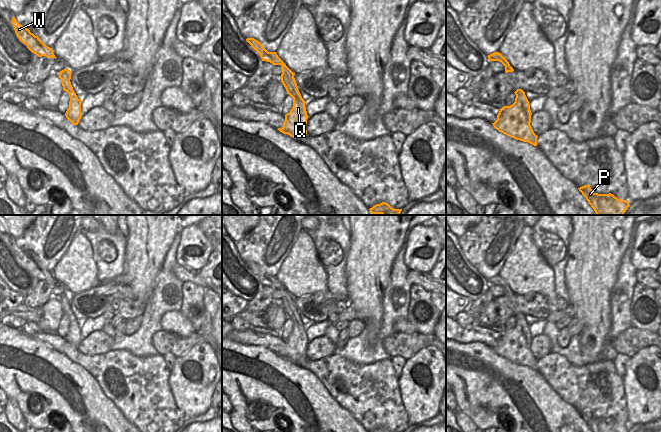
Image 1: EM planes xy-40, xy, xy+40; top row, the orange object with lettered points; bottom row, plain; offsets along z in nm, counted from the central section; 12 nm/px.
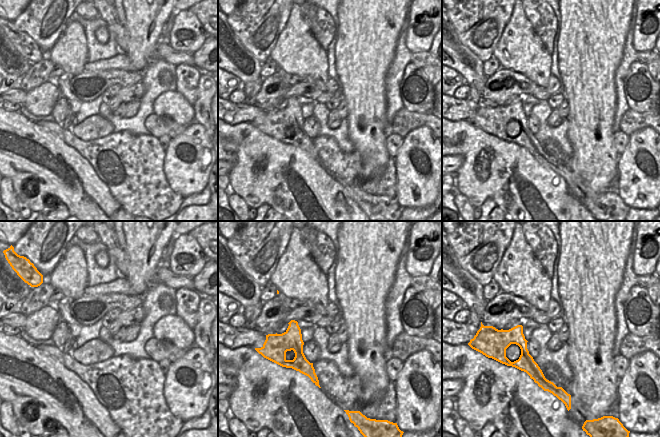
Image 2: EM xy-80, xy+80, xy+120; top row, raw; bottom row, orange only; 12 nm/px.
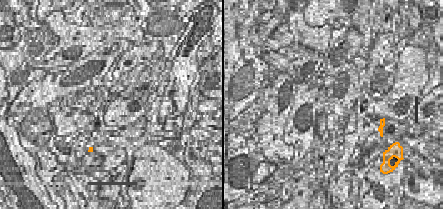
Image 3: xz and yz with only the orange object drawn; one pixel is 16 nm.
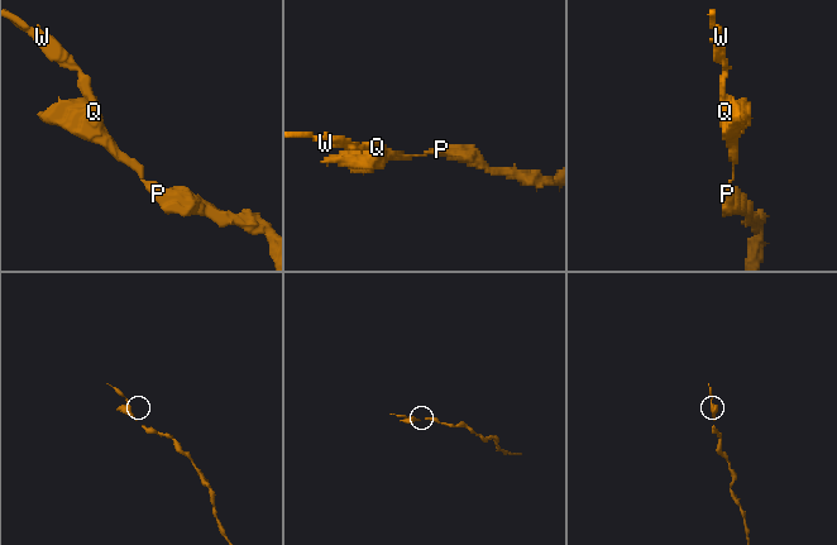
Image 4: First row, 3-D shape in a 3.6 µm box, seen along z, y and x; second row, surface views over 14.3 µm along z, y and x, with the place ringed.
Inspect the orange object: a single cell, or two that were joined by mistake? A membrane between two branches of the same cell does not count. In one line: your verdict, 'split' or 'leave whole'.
leave whole

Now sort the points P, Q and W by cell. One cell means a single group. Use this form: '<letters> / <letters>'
P Q W

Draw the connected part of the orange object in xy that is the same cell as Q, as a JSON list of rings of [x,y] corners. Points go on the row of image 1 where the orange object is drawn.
[[[247,38],[246,41],[259,53],[262,61],[282,66],[281,82],[287,93],[293,98],[293,107],[290,112],[285,115],[283,127],[278,128],[278,130],[295,139],[300,134],[307,134],[306,124],[309,116],[307,115],[305,101],[298,90],[294,78],[295,73],[286,66],[276,52],[268,52],[263,45],[254,38]]]

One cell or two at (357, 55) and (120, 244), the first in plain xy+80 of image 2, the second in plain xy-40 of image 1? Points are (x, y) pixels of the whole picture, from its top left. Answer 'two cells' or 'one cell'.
two cells

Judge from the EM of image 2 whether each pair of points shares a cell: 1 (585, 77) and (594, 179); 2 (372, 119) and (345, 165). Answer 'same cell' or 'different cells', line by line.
1: same cell
2: different cells

